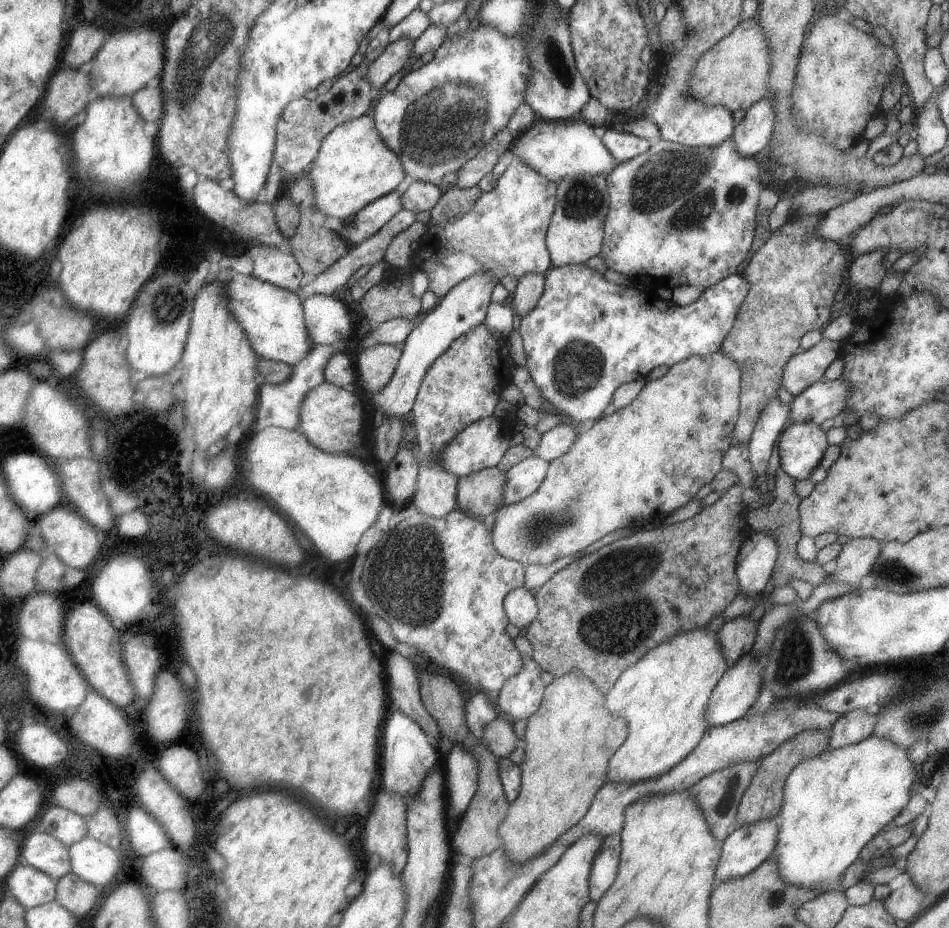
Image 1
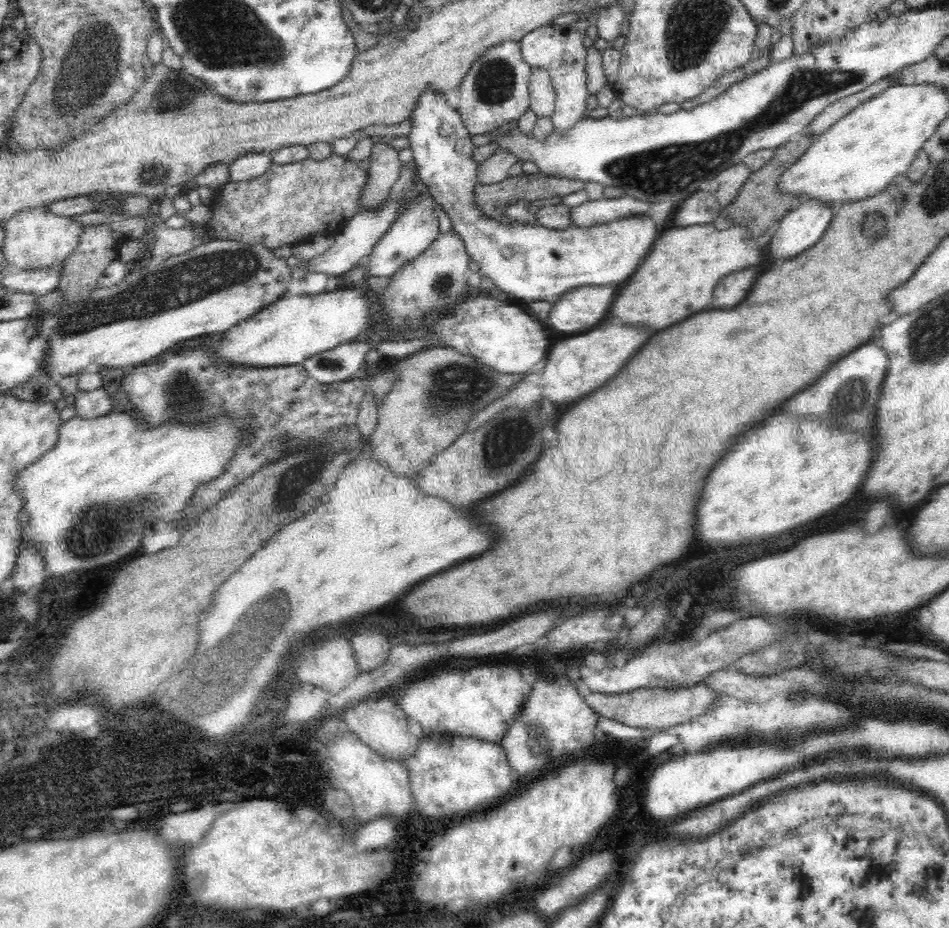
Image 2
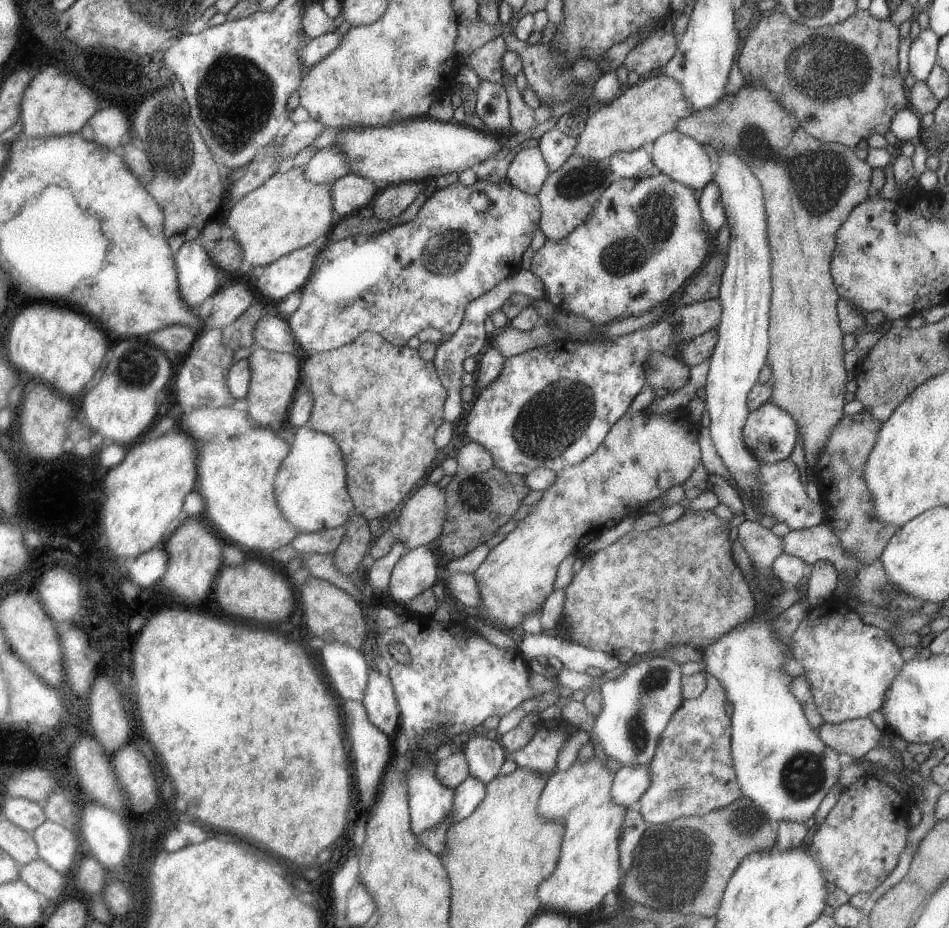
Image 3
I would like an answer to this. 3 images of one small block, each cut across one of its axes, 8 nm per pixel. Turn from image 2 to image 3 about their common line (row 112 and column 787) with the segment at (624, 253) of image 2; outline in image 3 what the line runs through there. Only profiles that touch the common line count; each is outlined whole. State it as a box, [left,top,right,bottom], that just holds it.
[743,401,798,463]

